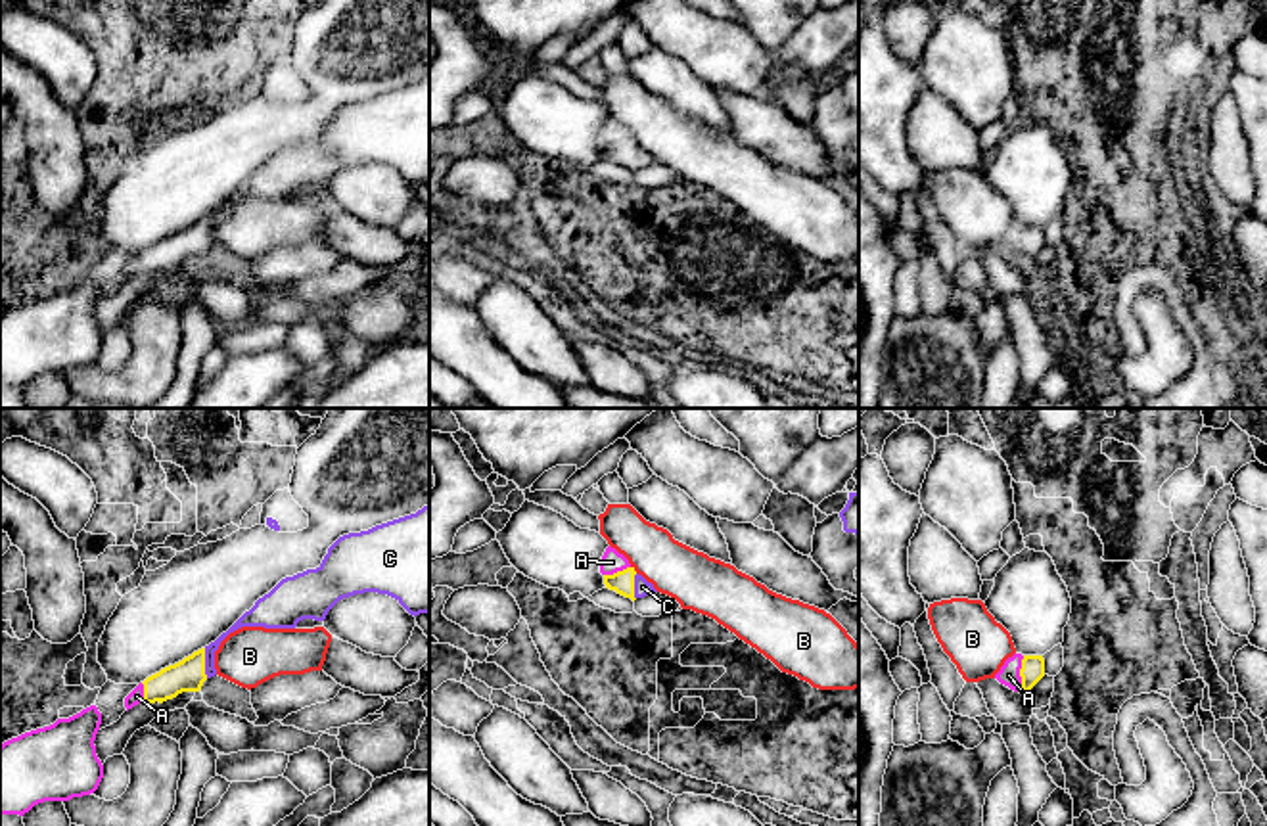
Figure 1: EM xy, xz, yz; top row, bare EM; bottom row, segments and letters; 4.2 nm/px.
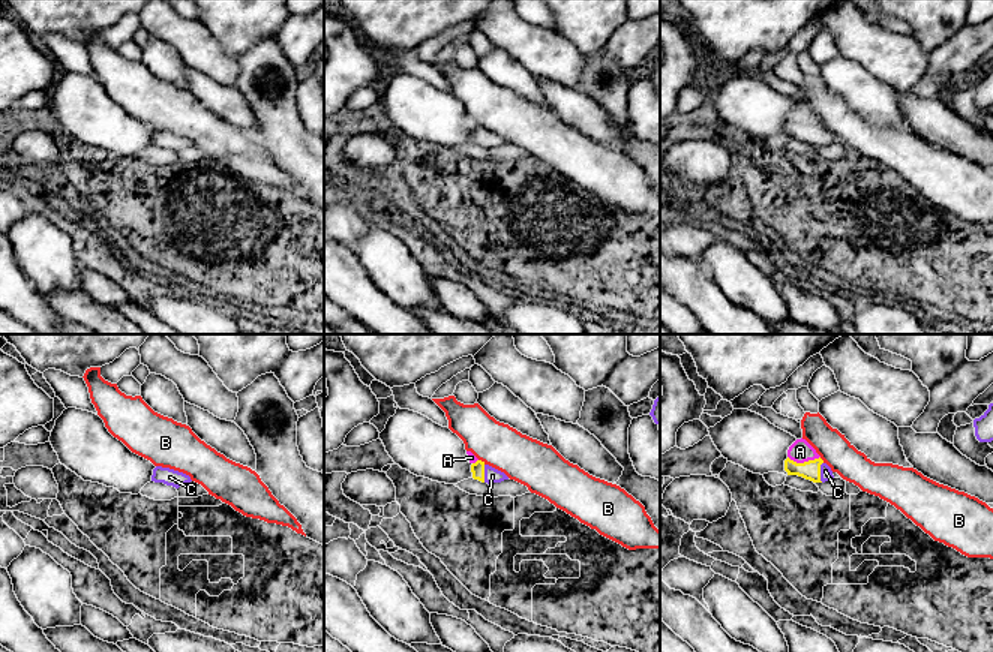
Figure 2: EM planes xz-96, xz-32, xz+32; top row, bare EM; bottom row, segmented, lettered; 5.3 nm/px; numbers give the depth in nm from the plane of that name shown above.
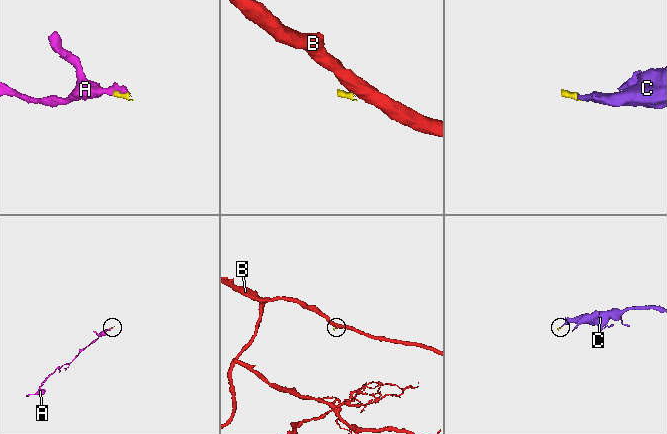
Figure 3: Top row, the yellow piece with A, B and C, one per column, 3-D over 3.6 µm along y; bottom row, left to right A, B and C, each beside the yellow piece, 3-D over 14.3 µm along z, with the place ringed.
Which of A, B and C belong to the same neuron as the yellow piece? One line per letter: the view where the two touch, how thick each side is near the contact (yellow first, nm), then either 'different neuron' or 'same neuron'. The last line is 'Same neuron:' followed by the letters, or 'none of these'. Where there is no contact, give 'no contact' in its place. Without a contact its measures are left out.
A: meets yellow in yz; 100 nm thick on the yellow side, 90 nm on the other; same neuron
B: meets yellow in xz; 100 nm thick on the yellow side, 220 nm on the other; different neuron
C: meets yellow in xy; 140 nm thick on the yellow side, 50 nm on the other; same neuron
Same neuron: A, C

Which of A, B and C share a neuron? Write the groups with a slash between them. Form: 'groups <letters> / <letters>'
groups A C / B

